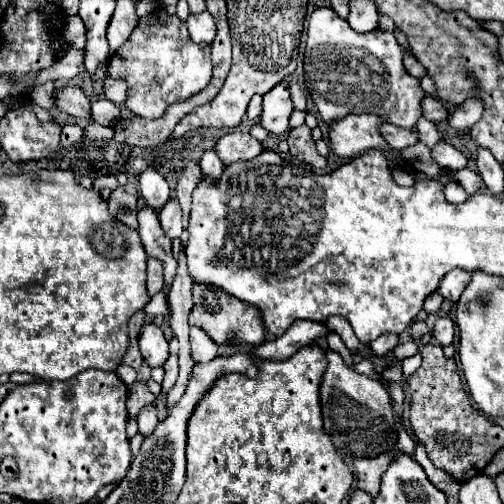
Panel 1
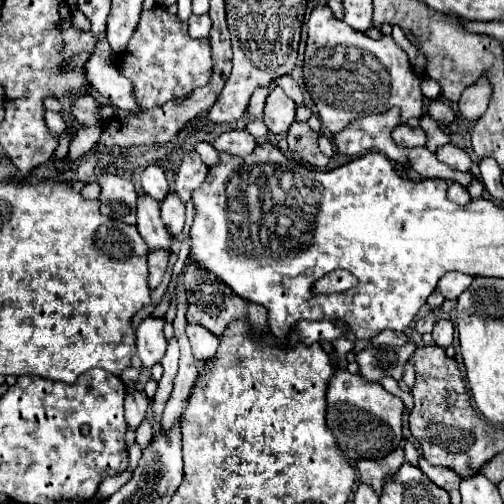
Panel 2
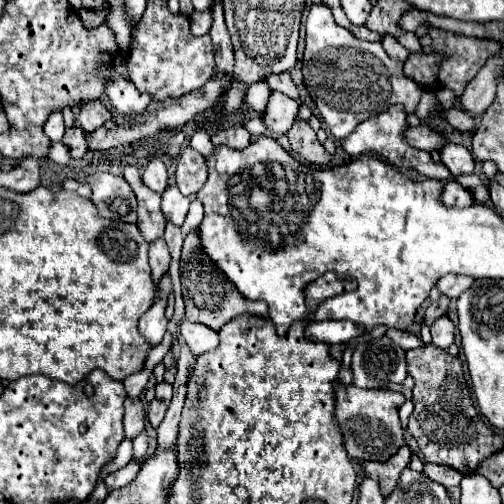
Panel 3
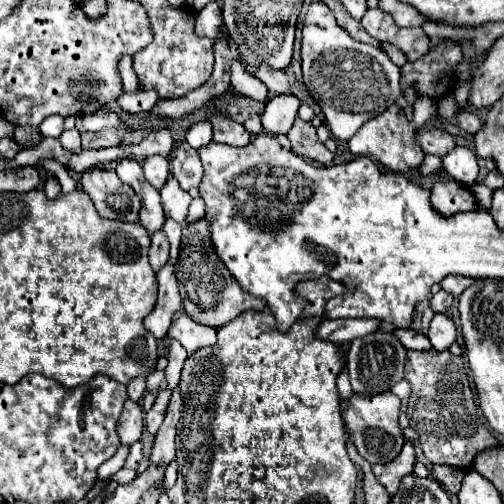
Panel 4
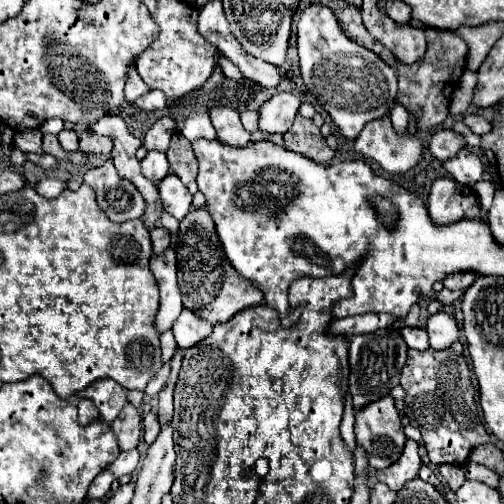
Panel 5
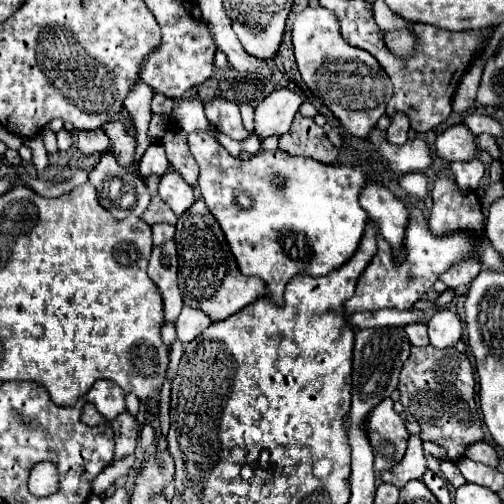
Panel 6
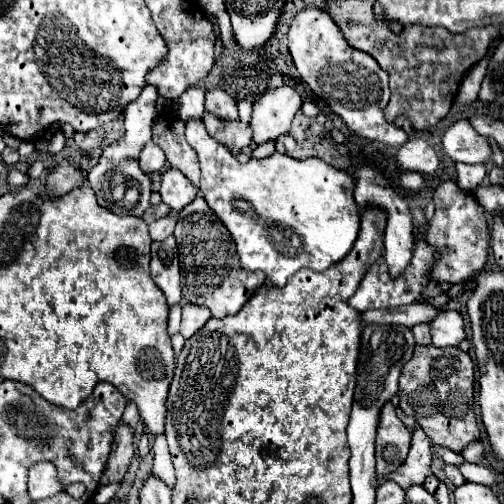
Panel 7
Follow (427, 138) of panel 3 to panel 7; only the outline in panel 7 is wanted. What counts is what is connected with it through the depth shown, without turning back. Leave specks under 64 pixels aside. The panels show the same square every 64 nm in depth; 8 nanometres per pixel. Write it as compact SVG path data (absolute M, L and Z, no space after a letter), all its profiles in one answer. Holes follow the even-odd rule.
M458 120L446 130L446 134L442 136L442 150L454 162L484 164L490 160L490 148L486 144L486 138L474 132L468 120Z

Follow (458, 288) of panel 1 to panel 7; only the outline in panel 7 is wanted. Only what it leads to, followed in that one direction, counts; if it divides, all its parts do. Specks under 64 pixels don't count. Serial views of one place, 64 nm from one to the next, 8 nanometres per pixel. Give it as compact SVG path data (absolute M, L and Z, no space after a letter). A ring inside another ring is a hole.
M452 180L438 184L438 188L434 190L434 204L436 212L428 222L426 238L432 246L434 244L438 246L440 260L434 266L432 278L436 282L446 282L446 284L466 282L474 272L484 268L488 258L488 246L490 246L488 214L472 196L472 192L464 192Z

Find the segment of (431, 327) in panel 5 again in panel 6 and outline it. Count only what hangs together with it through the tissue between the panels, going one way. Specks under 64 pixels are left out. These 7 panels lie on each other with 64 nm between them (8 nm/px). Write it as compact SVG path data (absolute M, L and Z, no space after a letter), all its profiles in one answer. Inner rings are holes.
M438 310L428 320L428 336L434 348L442 350L454 346L462 336L462 324L458 314L454 314L452 310Z

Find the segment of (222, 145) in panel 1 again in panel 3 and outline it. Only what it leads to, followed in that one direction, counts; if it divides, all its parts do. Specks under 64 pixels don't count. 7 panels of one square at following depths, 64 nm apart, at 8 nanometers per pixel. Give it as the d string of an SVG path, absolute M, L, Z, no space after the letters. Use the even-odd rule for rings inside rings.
M232 126L232 128L226 128L226 130L218 130L212 136L214 146L224 144L224 146L234 148L234 150L244 150L244 148L248 148L250 142L252 142L252 136L244 126Z

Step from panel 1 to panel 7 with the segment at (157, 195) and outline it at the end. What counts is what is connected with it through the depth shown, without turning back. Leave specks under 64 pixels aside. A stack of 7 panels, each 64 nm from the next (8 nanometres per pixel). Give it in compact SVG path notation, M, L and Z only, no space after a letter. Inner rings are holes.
M148 142L144 146L144 150L140 152L140 168L146 174L166 170L166 156L164 156L164 152L160 152L160 146L156 146L152 142Z

